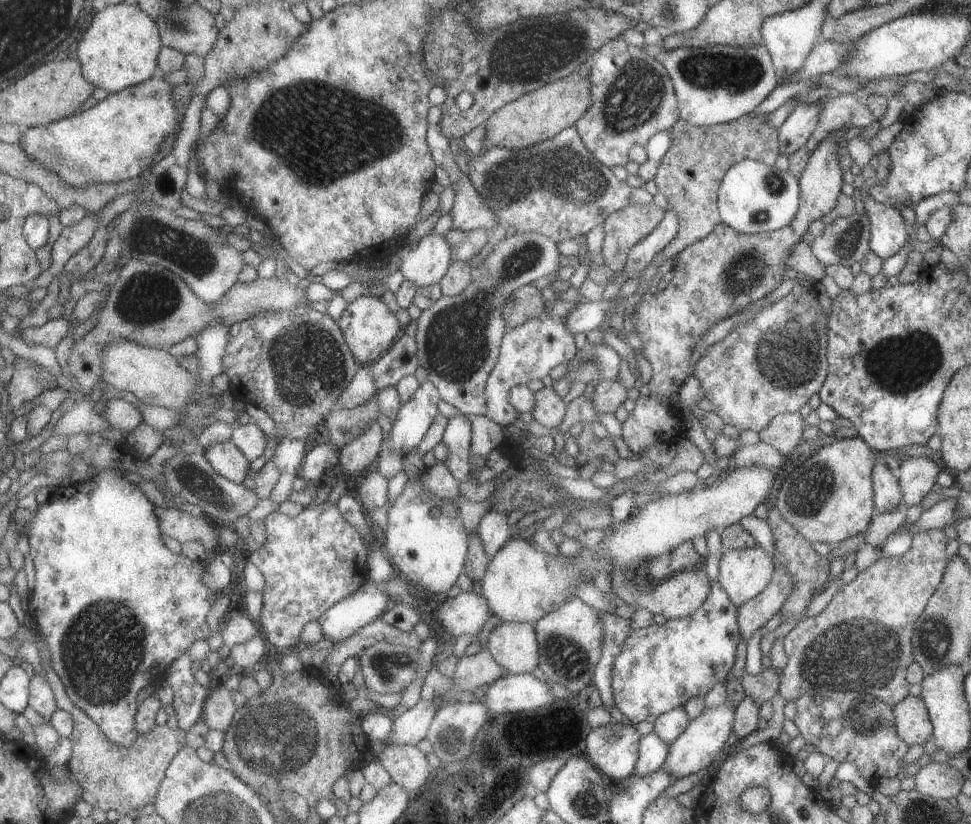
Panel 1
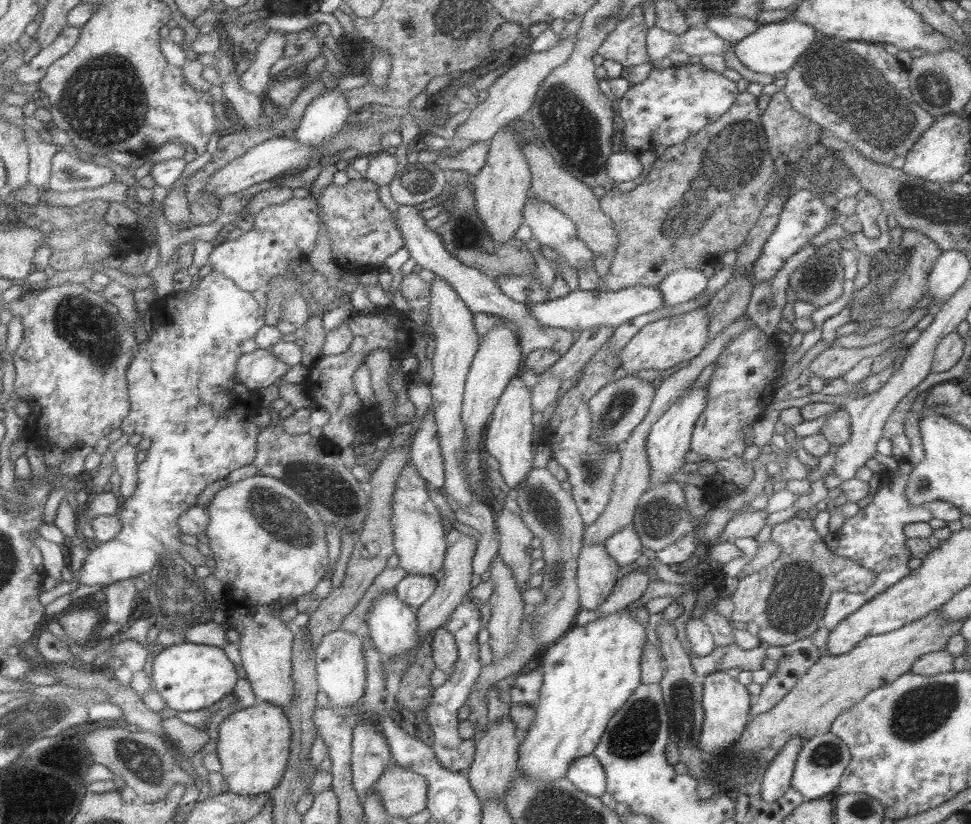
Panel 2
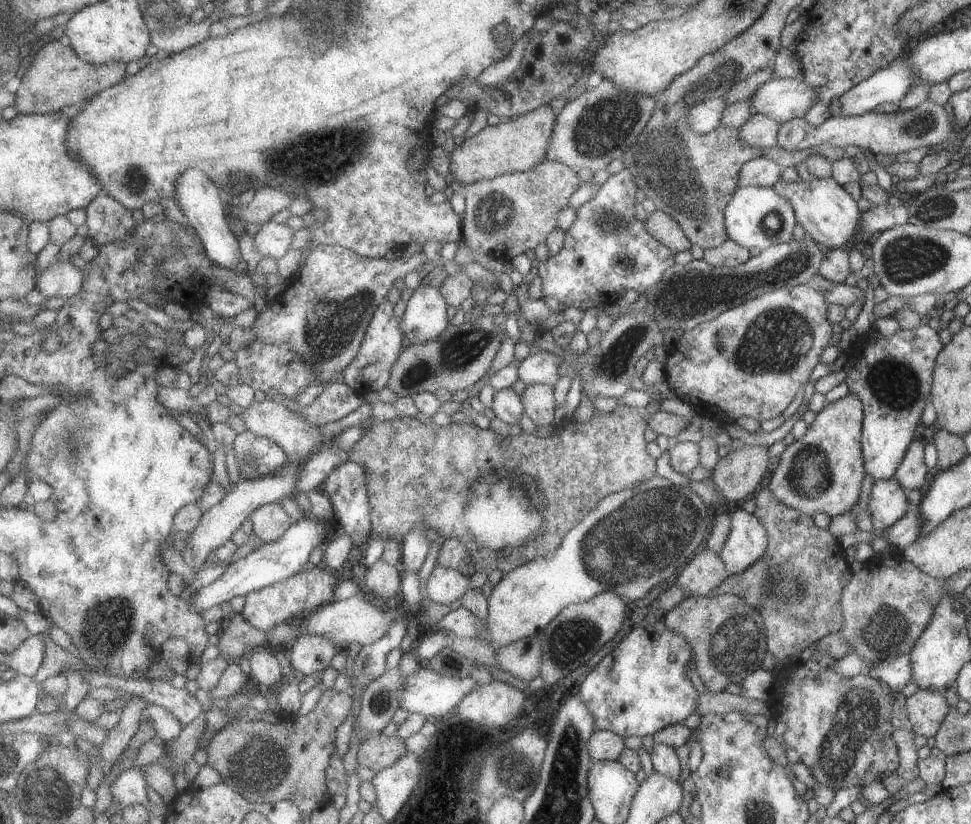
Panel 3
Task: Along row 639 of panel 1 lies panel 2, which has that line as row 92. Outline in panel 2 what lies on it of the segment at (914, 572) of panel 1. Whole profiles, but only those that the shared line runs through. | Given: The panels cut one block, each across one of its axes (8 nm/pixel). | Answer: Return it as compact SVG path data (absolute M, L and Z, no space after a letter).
M819 36L785 72L786 83L781 90L800 115L847 142L863 158L888 165L893 158L904 157L909 152L915 140L925 132L925 128L933 124L934 116L915 104L908 85L908 69L904 69L892 54L885 52L883 45L881 42Z

